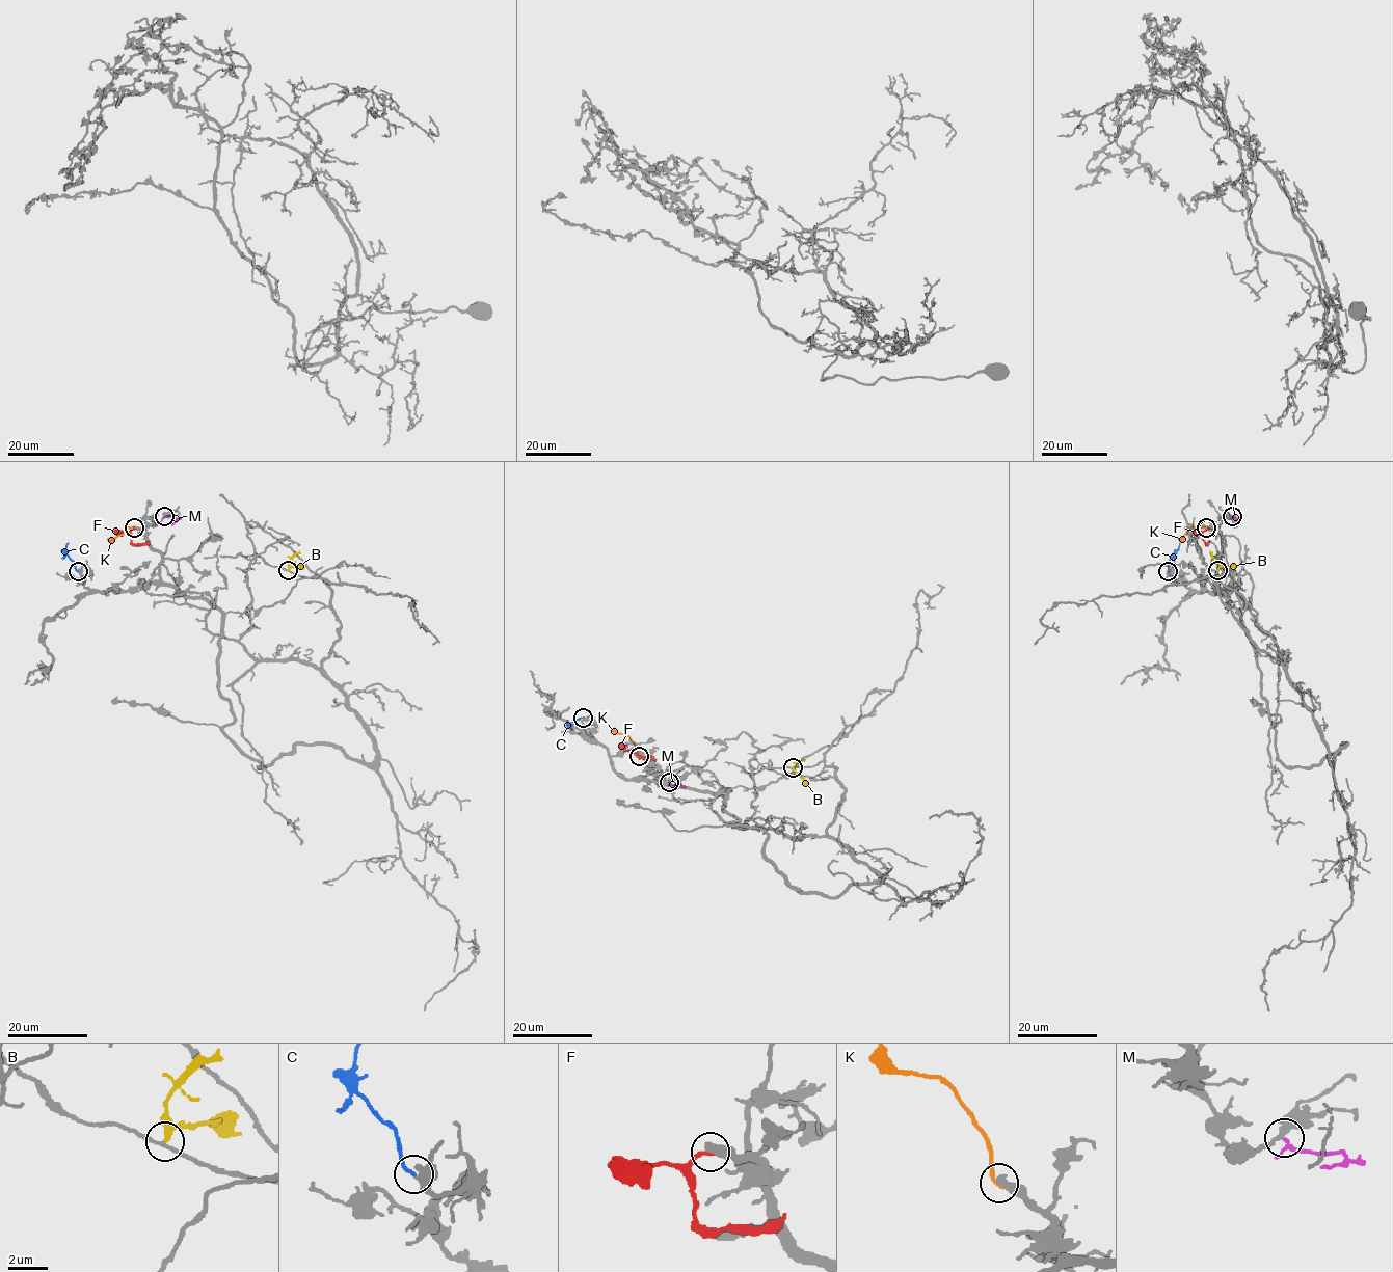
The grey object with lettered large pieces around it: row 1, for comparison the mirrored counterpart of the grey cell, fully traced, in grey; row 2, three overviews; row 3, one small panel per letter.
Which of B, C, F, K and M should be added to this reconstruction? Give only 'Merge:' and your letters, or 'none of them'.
Merge: C

